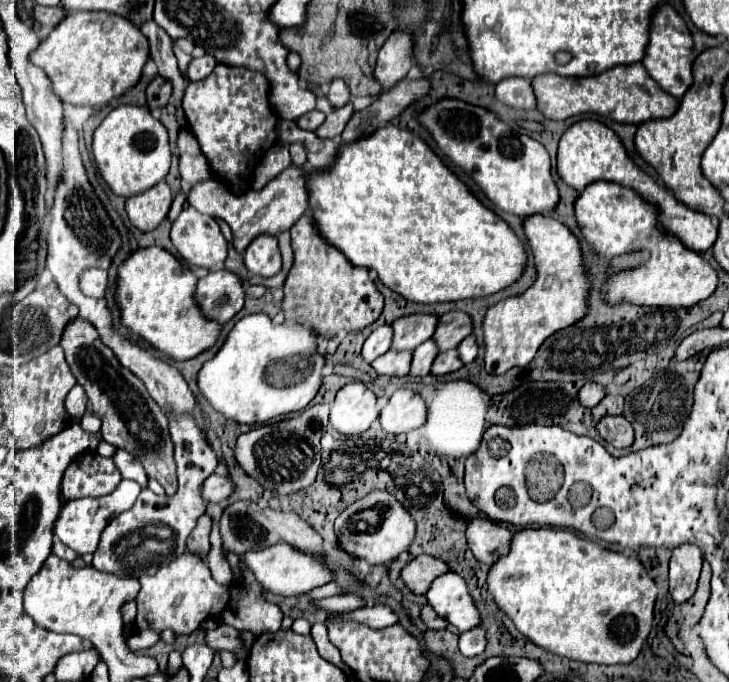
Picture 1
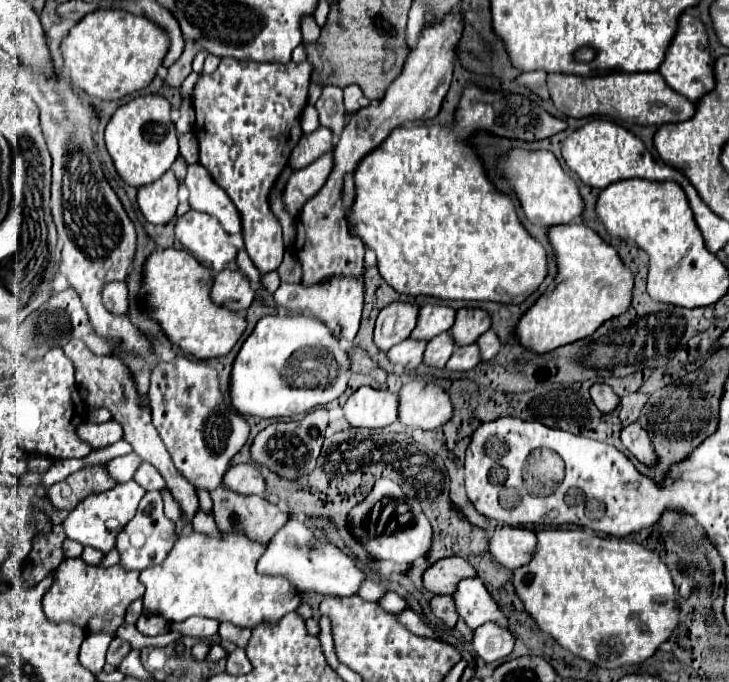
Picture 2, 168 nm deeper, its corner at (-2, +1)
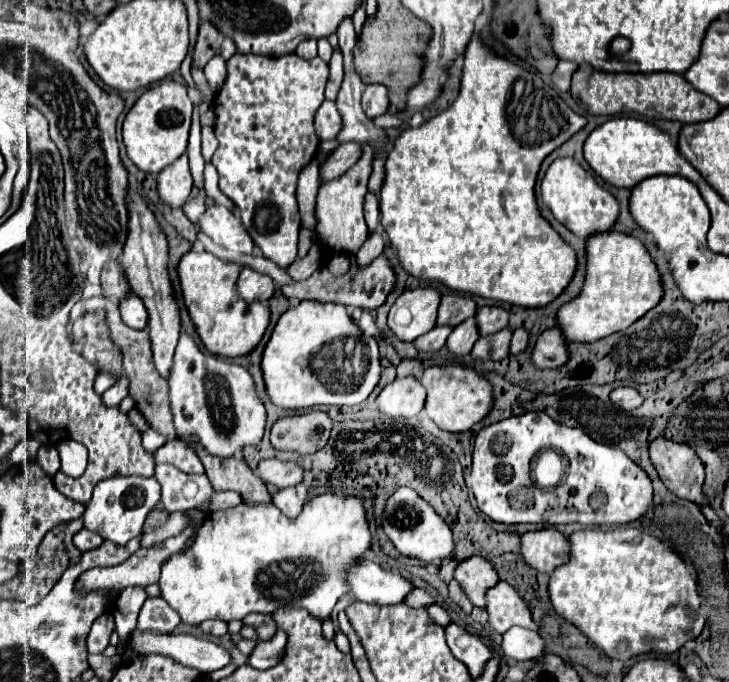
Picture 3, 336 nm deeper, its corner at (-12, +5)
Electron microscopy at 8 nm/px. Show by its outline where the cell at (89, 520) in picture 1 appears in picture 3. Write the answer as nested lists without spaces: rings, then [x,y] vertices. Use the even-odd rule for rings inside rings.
[[[114,476],[104,482],[98,482],[92,494],[92,500],[86,504],[84,526],[104,540],[116,542],[124,546],[136,534],[140,534],[146,514],[160,502],[160,484],[156,478],[140,478],[140,476]]]

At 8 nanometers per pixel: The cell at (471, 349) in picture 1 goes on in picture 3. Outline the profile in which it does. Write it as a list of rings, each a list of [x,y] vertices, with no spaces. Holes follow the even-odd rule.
[[[518,328],[514,330],[514,336],[512,336],[512,348],[510,348],[510,354],[518,354],[522,350],[528,348],[528,332],[524,328]]]

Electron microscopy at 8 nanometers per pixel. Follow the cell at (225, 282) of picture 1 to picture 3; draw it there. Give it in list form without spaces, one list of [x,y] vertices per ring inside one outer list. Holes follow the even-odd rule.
[[[242,268],[238,278],[238,294],[244,302],[266,302],[274,296],[274,280],[252,268]]]

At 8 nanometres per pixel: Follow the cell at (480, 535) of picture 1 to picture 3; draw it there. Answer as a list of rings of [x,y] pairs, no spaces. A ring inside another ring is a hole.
[[[542,528],[522,536],[522,556],[538,572],[554,572],[570,558],[570,542],[556,528]]]

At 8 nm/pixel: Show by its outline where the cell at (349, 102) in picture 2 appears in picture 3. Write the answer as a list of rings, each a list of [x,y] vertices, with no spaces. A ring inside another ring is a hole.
[[[368,84],[362,92],[362,110],[368,118],[376,118],[388,112],[388,88],[382,84]]]

